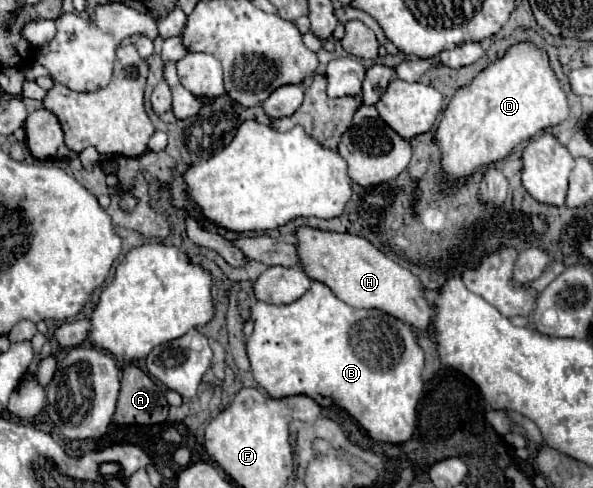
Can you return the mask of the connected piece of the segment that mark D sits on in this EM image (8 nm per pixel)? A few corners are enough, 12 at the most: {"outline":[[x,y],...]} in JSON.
{"outline":[[522,40],[452,96],[436,132],[452,178],[570,114]]}

